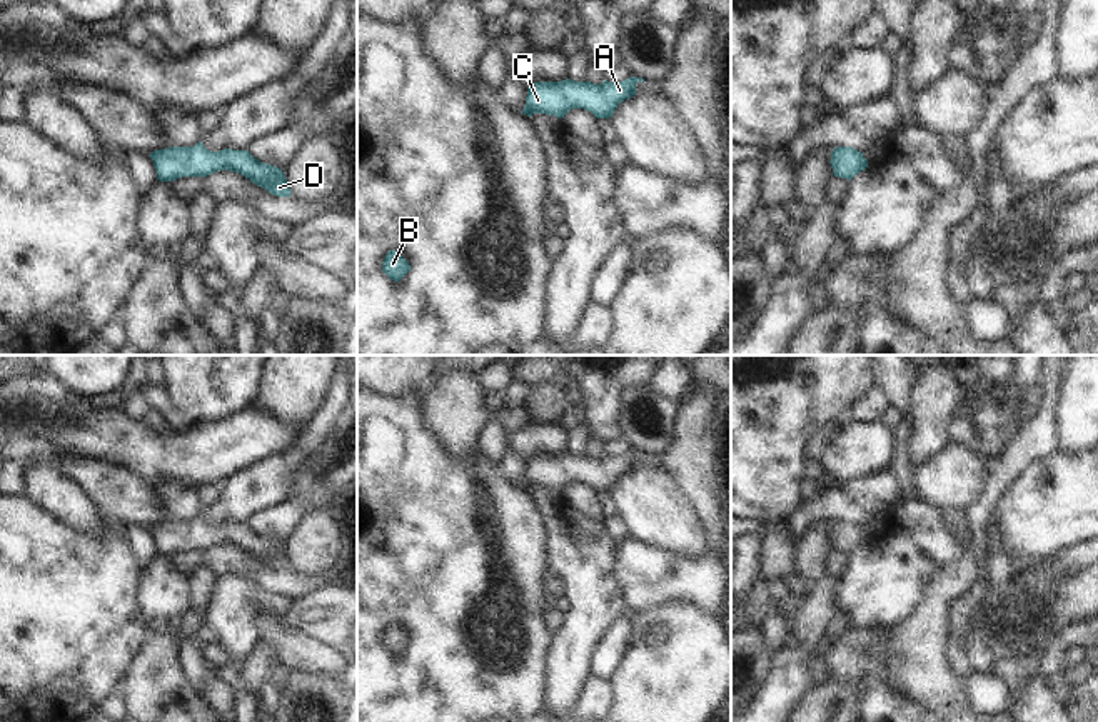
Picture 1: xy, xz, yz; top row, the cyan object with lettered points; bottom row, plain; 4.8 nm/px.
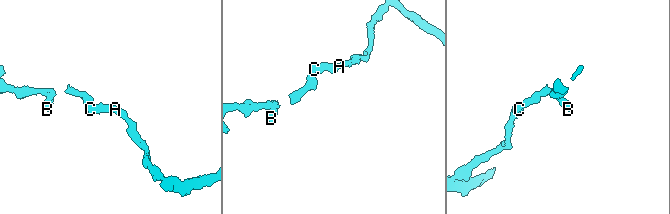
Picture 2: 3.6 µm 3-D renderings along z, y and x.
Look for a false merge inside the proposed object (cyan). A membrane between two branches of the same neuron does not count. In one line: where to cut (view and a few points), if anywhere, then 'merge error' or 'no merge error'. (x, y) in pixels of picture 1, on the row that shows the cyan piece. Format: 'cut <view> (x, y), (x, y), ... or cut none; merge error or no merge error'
cut none; no merge error

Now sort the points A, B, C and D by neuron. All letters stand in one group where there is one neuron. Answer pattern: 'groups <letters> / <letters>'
groups A B C D

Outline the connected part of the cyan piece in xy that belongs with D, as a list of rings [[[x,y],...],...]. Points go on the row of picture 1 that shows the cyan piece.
[[[199,142],[194,147],[154,150],[149,157],[160,182],[172,182],[180,177],[207,177],[219,170],[229,170],[244,175],[275,197],[290,197],[284,172],[259,162],[247,150],[210,152]]]

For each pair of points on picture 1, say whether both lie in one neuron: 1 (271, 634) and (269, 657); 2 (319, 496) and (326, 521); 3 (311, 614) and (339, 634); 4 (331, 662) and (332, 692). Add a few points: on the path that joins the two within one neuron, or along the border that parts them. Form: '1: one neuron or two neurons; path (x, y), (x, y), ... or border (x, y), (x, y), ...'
1: two neurons; border (261, 641), (276, 652), (279, 662)
2: two neurons; border (339, 506), (314, 509), (309, 514)
3: one neuron; path (317, 614), (332, 627)
4: two neurons; border (292, 669), (329, 674), (339, 681)

